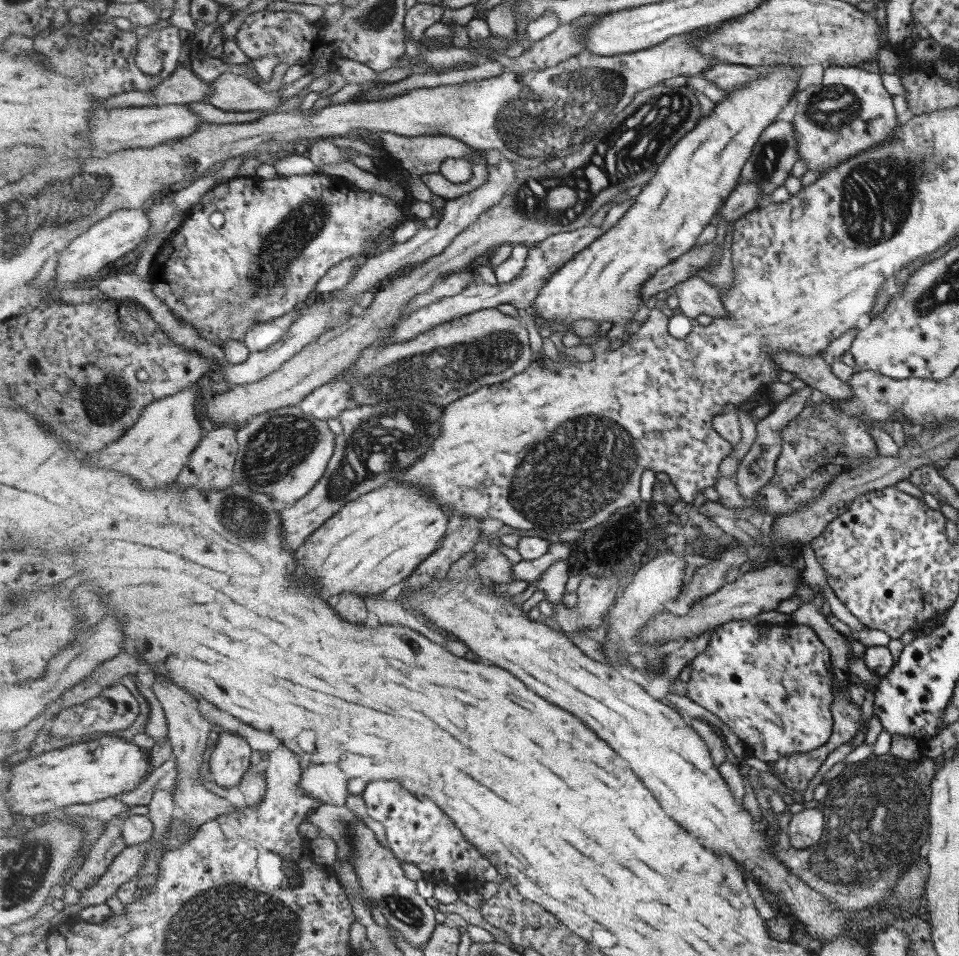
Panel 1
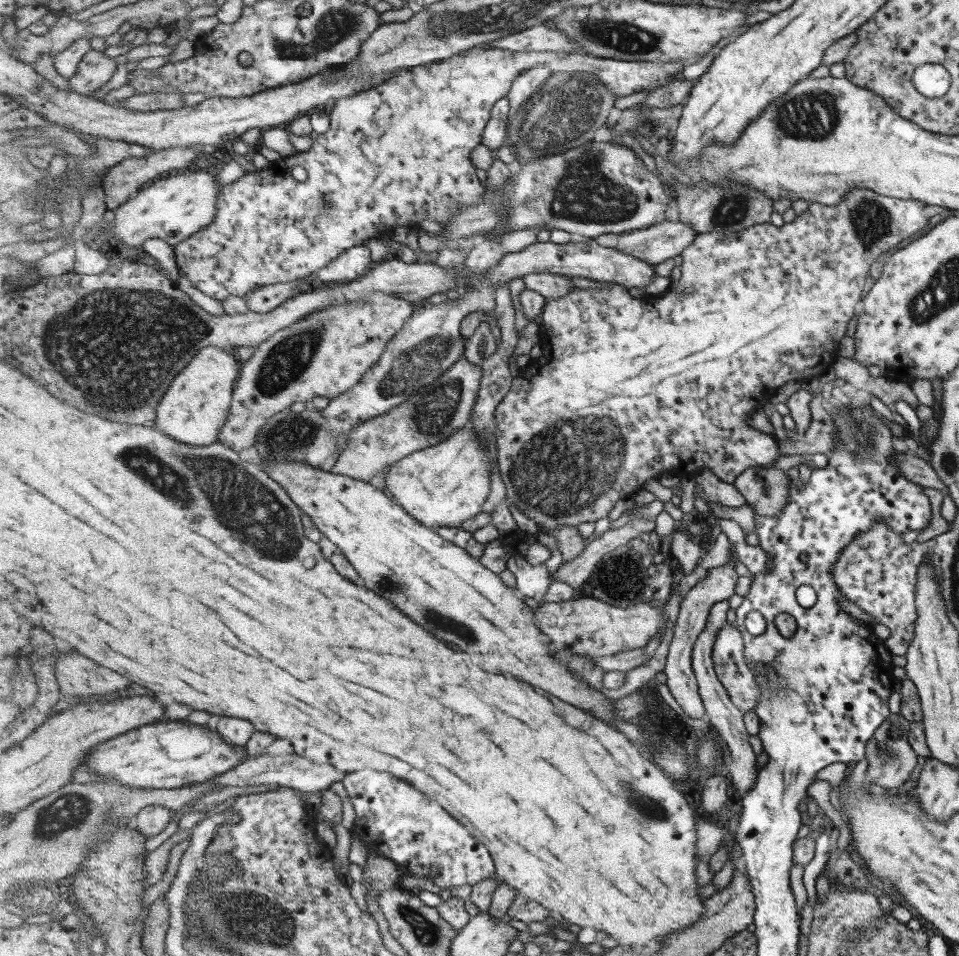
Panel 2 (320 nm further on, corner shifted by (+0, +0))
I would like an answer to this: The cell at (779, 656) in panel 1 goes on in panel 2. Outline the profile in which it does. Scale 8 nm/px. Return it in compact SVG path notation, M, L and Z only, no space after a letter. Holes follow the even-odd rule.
M736 622L736 626L723 627L716 636L713 650L714 668L718 677L731 699L733 704L741 709L741 712L747 714L749 711L755 710L755 707L760 704L762 692L760 682L757 681L756 673L753 667L749 667L748 652L745 649L745 639Z

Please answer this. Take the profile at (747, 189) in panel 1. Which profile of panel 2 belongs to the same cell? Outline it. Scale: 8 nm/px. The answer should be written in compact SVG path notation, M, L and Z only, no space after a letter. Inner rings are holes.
M665 221L618 238L616 247L651 264L679 256L698 238L698 232L681 221Z

